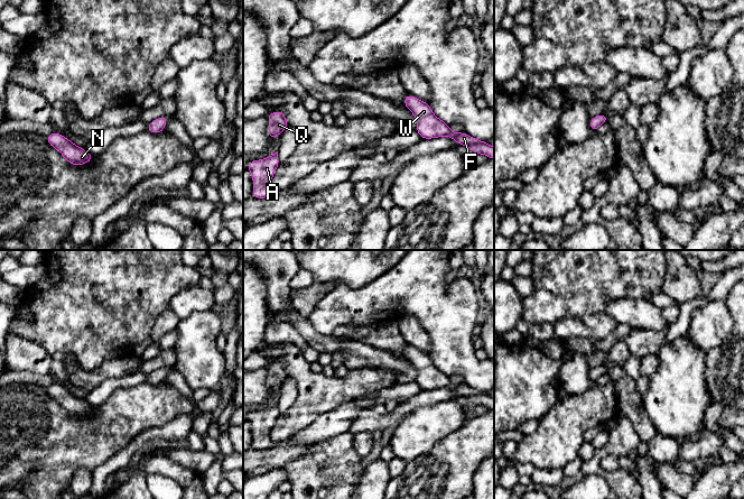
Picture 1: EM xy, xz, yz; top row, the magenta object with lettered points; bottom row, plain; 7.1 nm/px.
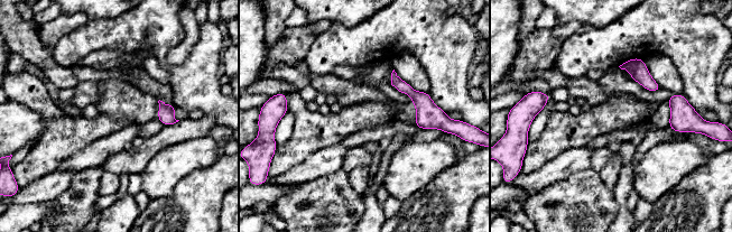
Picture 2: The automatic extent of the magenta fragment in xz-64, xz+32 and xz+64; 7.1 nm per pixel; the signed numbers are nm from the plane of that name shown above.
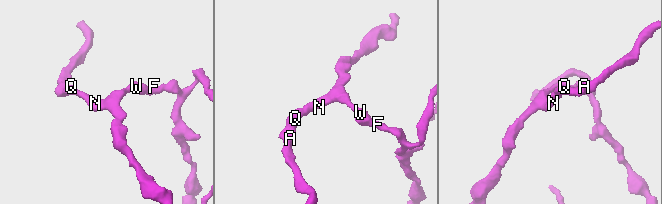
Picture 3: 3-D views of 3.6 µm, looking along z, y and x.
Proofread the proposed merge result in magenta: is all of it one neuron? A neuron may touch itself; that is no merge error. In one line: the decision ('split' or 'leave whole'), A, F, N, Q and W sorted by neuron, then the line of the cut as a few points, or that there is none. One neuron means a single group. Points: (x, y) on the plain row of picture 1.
leave whole; A F N Q W; no cut

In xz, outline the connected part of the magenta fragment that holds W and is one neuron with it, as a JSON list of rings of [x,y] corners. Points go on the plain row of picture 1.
[[[407,345],[403,352],[404,358],[413,364],[417,370],[416,382],[421,390],[433,390],[438,388],[450,388],[457,396],[463,396],[472,400],[473,405],[486,406],[489,409],[494,410],[494,398],[490,397],[486,392],[480,392],[471,388],[466,384],[453,384],[449,376],[438,370],[428,353],[424,353],[411,345]]]

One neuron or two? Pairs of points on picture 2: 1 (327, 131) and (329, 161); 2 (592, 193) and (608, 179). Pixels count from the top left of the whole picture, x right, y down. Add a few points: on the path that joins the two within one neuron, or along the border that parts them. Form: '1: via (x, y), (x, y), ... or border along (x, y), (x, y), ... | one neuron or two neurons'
1: border along (340, 141), (315, 150), (305, 159) | two neurons
2: border along (599, 173), (602, 182), (613, 191) | two neurons

